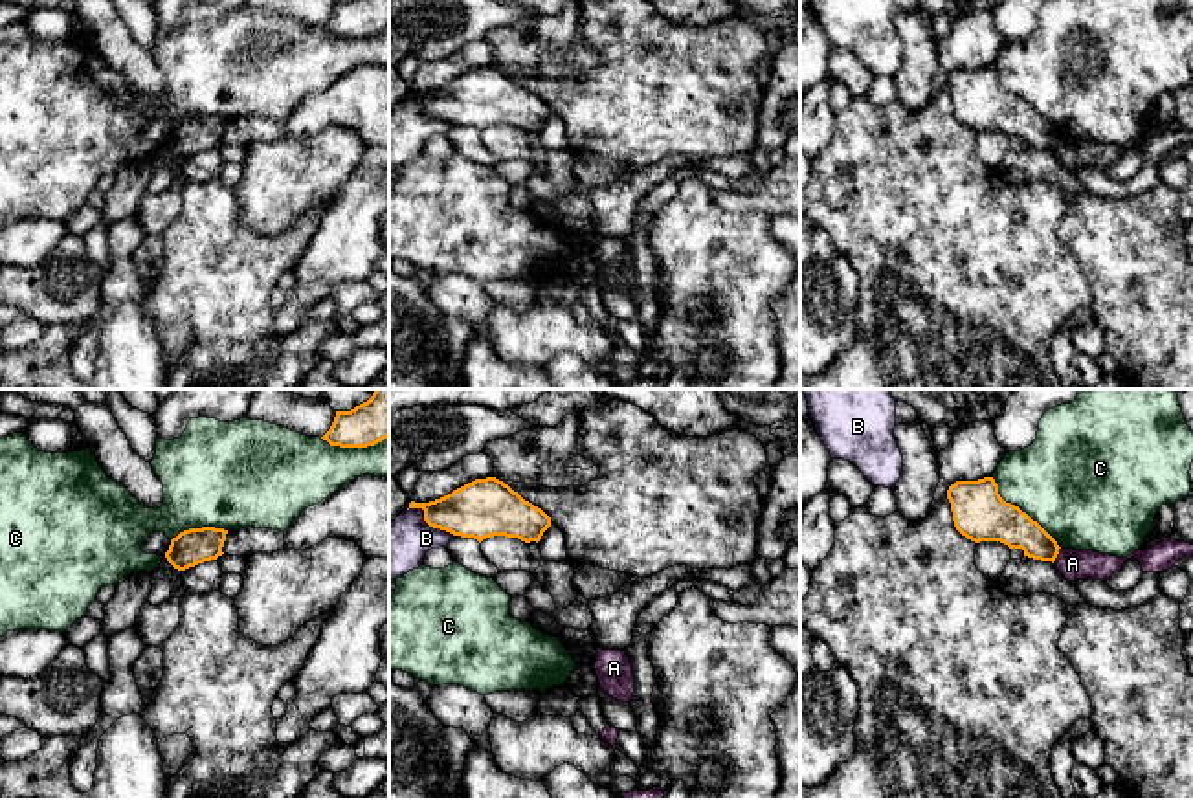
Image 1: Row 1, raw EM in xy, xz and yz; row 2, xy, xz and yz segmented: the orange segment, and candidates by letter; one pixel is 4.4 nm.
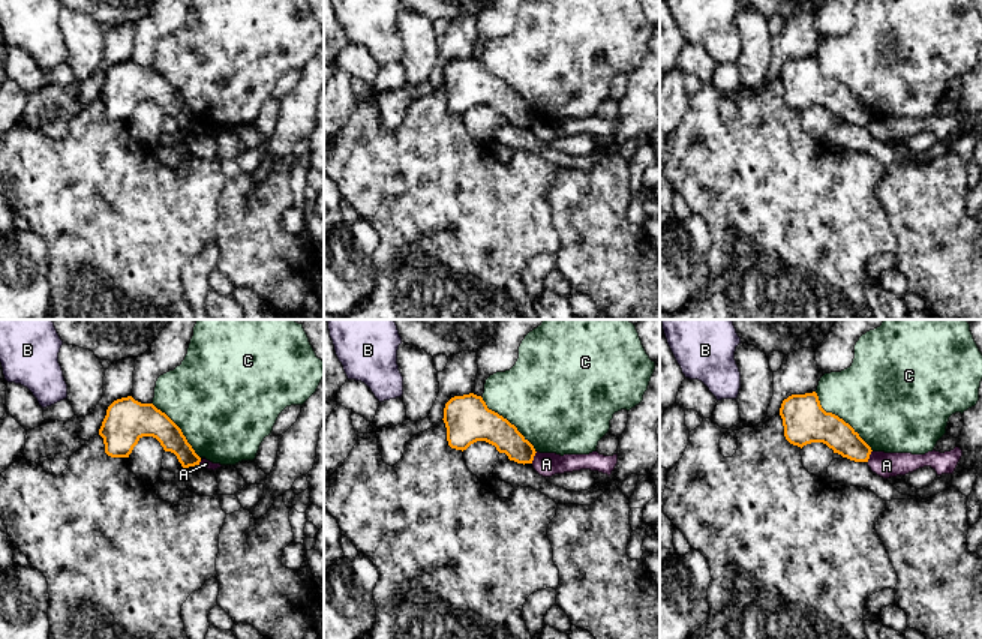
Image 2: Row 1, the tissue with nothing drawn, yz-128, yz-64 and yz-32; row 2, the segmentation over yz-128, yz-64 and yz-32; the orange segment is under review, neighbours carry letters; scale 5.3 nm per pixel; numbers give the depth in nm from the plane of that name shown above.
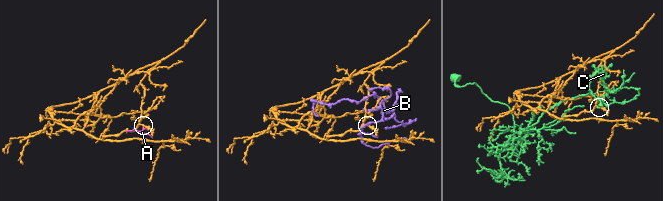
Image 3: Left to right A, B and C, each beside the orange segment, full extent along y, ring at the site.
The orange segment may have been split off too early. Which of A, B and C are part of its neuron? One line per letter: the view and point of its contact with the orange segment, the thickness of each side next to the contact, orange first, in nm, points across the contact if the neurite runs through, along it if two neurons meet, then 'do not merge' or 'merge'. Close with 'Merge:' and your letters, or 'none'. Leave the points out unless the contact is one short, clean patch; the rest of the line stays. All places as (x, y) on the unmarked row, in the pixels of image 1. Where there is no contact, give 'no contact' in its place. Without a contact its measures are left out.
A: contact yz (1058, 142); calibres 170 and 130 nm; border yz (1059, 136), (1052, 151); do not merge
B: contact xz (428, 112); calibres 260 and 240 nm; do not merge
C: contact yz (1021, 100); calibres 240 and 460 nm; do not merge
Merge: none

